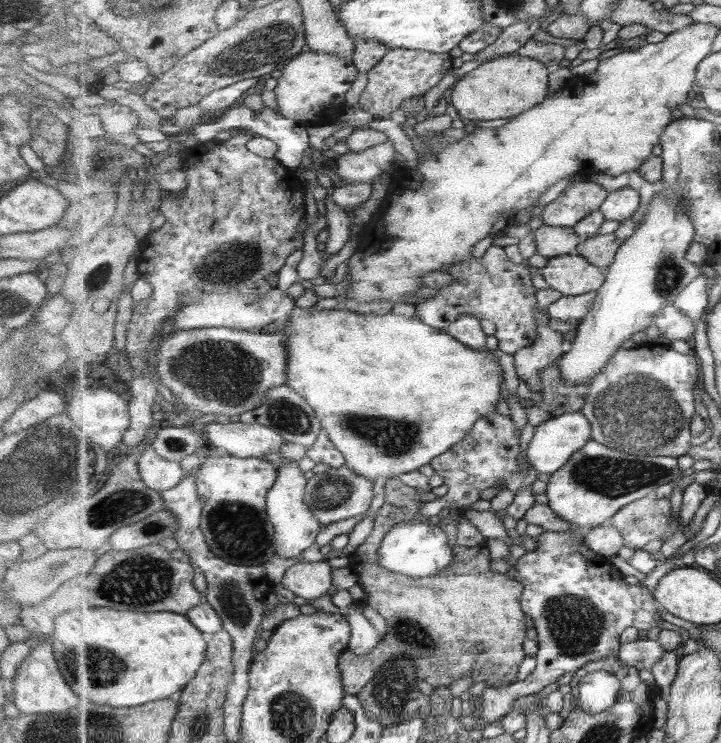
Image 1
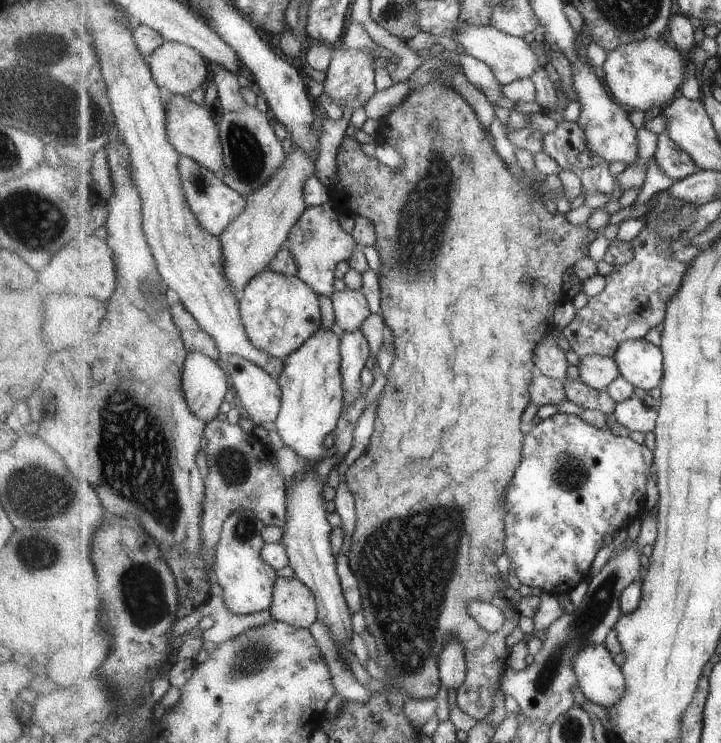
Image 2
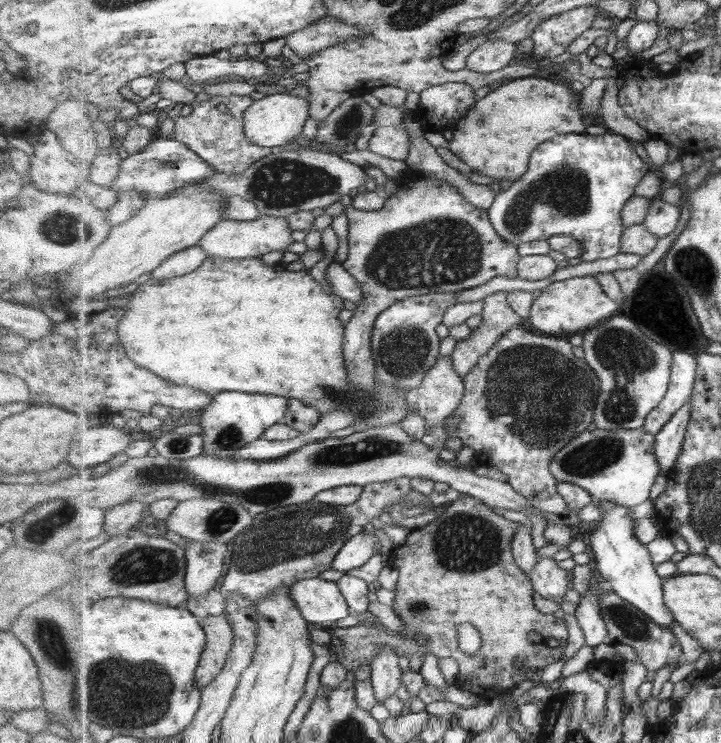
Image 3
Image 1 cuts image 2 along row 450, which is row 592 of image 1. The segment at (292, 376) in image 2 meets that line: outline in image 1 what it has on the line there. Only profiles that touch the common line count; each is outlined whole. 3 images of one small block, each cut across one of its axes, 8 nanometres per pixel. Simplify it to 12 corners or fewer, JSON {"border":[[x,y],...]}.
{"border":[[299,562],[282,584],[302,598],[321,598],[334,585],[331,564]]}

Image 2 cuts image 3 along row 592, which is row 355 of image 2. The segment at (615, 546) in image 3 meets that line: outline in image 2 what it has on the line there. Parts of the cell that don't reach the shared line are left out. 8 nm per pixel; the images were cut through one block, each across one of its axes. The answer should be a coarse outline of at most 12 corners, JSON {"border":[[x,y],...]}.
{"border":[[646,338],[621,343],[621,376],[647,393],[662,383],[662,348]]}

